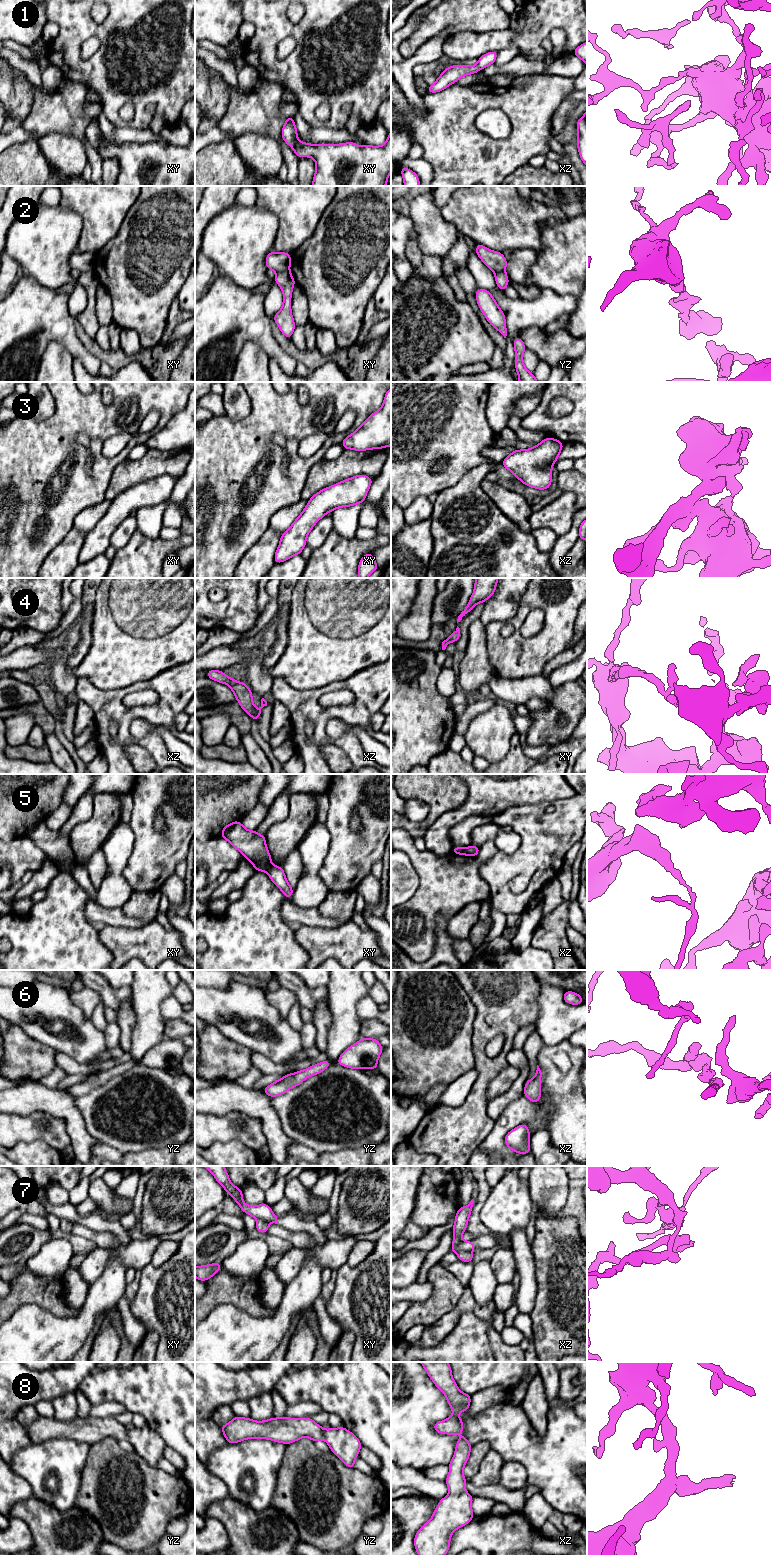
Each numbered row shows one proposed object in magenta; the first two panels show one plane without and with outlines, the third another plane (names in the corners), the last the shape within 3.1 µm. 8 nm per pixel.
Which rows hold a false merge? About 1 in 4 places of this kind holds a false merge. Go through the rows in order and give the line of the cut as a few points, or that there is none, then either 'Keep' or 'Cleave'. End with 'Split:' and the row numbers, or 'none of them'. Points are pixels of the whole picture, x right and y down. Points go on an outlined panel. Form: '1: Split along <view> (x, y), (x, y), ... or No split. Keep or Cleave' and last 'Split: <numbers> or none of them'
1: No split. Keep
2: Split along xy (288, 270), (277, 273). Cleave
3: No split. Keep
4: No split. Keep
5: Split along xy (272, 865), (266, 871). Cleave
6: No split. Keep
7: Split along xz (457, 1244), (459, 1248), (471, 1251). Cleave
8: No split. Keep
Split: 2, 5, 7

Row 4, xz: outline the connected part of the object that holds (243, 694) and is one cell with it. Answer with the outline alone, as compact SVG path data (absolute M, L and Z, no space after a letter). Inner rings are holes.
M208 670L206 677L228 685L242 709L249 714L254 721L258 721L261 709L267 706L267 701L264 698L261 699L261 706L256 711L252 699L253 694L246 683L238 682L220 670Z

